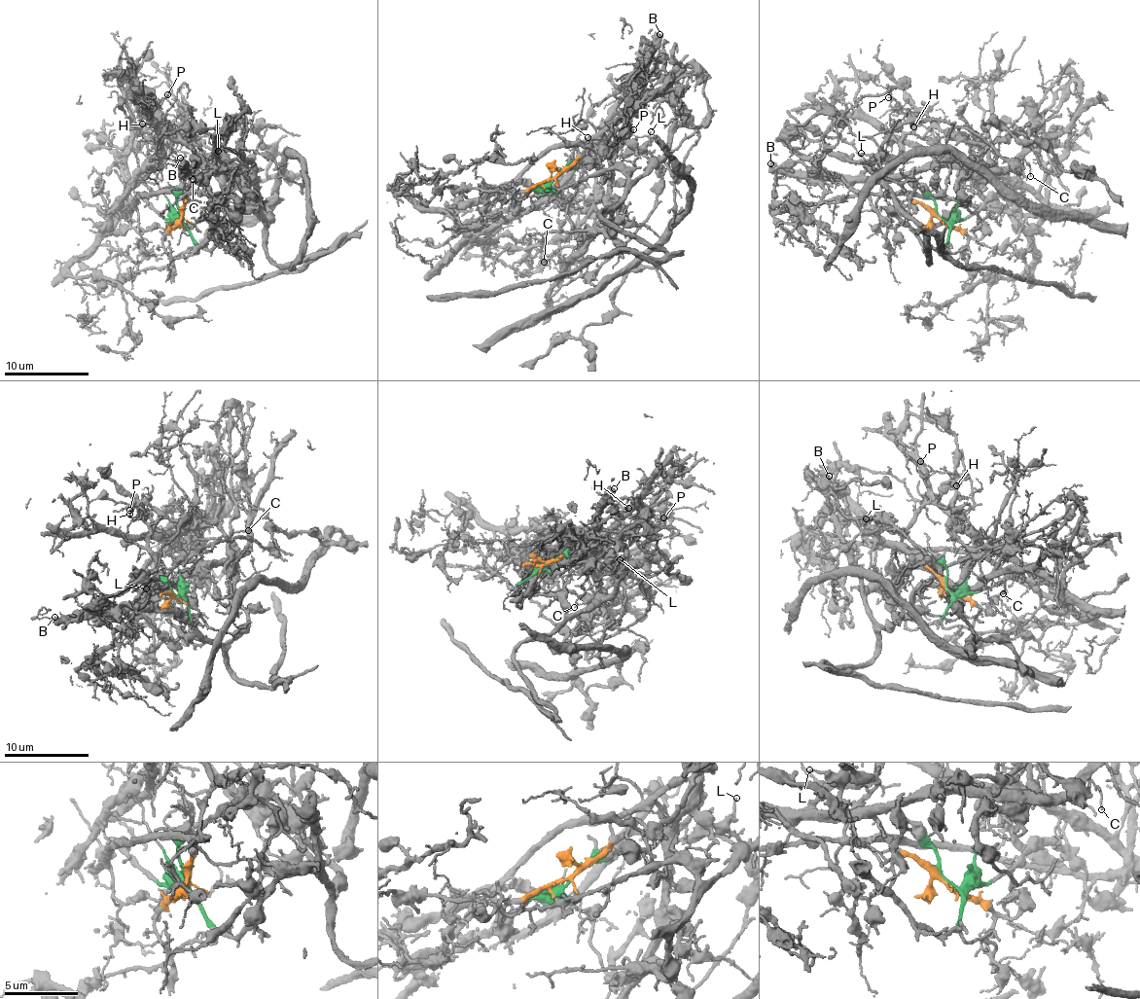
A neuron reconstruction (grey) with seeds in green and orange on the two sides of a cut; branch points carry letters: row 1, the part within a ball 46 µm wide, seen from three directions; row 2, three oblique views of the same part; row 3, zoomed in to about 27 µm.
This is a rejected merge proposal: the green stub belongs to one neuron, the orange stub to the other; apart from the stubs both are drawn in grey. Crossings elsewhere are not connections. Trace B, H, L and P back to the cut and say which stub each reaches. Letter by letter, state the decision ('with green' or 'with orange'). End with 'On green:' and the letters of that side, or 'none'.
B: with orange
H: with orange
L: with orange
P: with orange
On green: none

